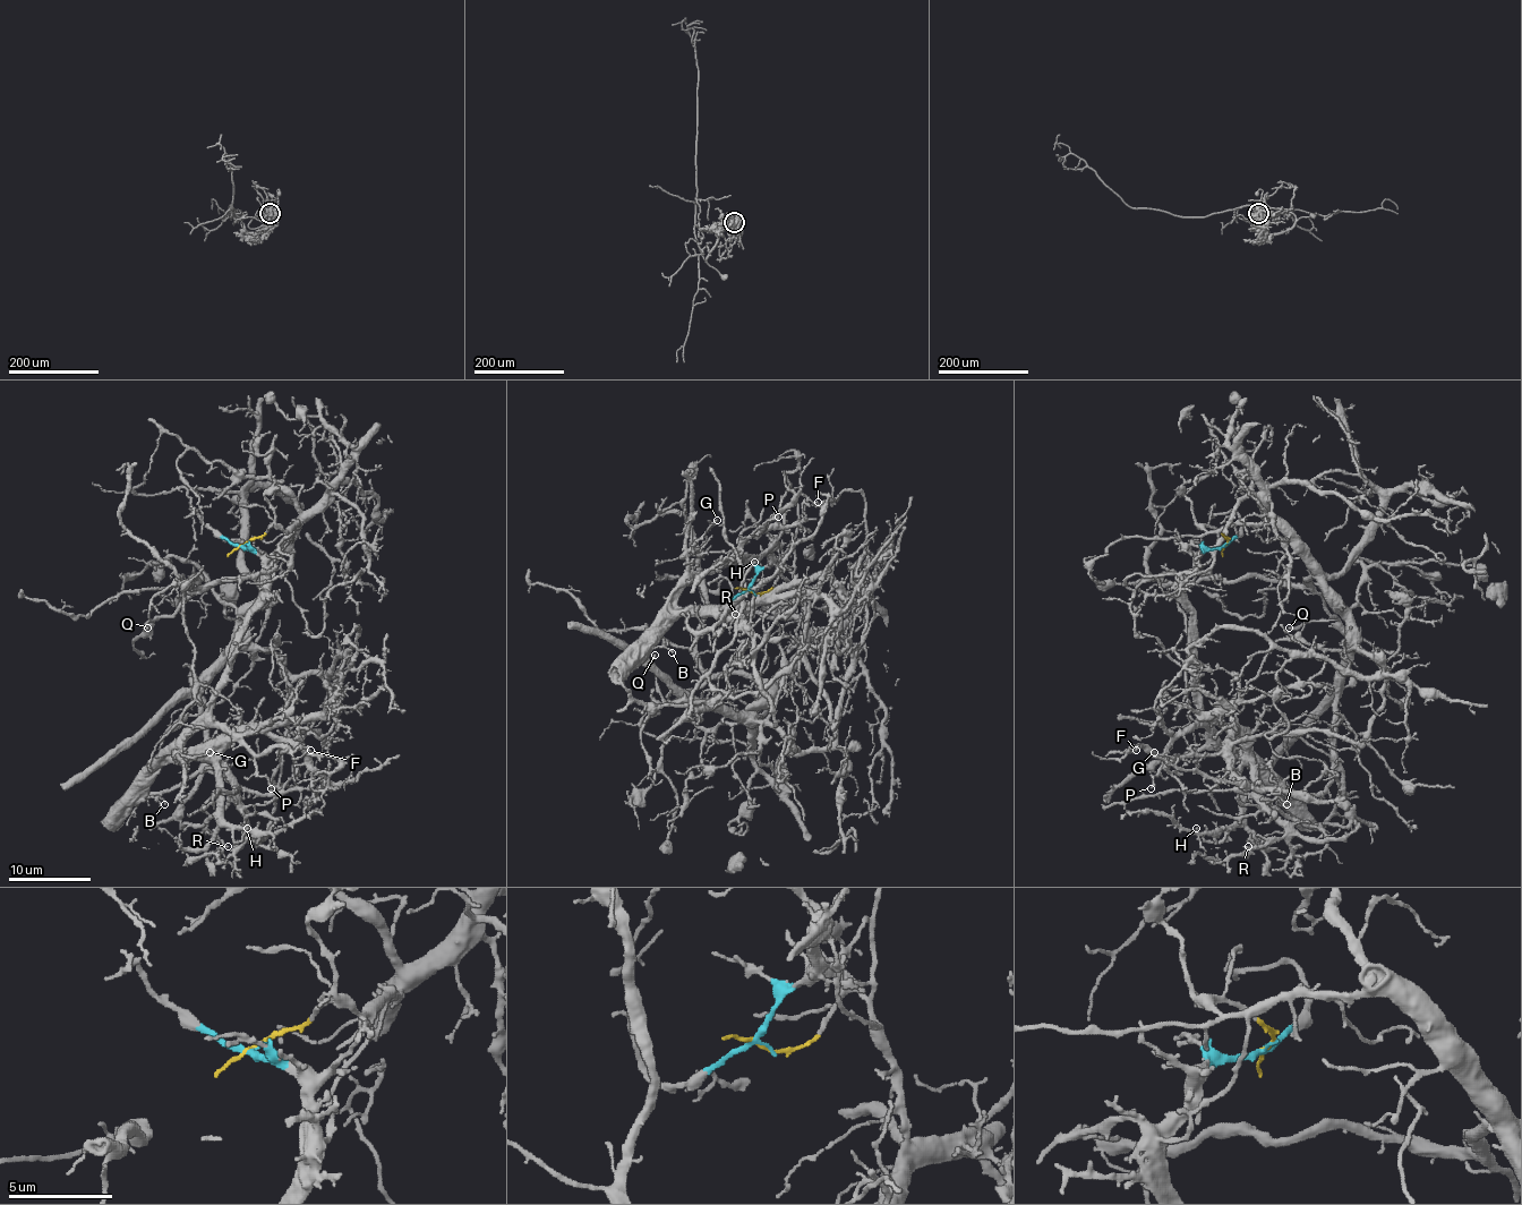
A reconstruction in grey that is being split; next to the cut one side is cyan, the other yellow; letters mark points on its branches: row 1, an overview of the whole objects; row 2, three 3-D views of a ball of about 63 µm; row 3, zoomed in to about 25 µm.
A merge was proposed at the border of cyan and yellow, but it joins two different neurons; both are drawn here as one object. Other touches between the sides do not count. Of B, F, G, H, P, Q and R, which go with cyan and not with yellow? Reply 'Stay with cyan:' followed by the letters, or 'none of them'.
Stay with cyan: B, F, G, H, P, R

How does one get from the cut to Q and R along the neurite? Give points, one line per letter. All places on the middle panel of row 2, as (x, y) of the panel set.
Q: (751, 592), (767, 592), (787, 570), (804, 604), (806, 639), (769, 681), (719, 674), (666, 701), (656, 654)
R: (751, 590), (771, 561), (769, 550), (699, 571), (676, 603), (726, 606), (728, 626), (736, 615)

